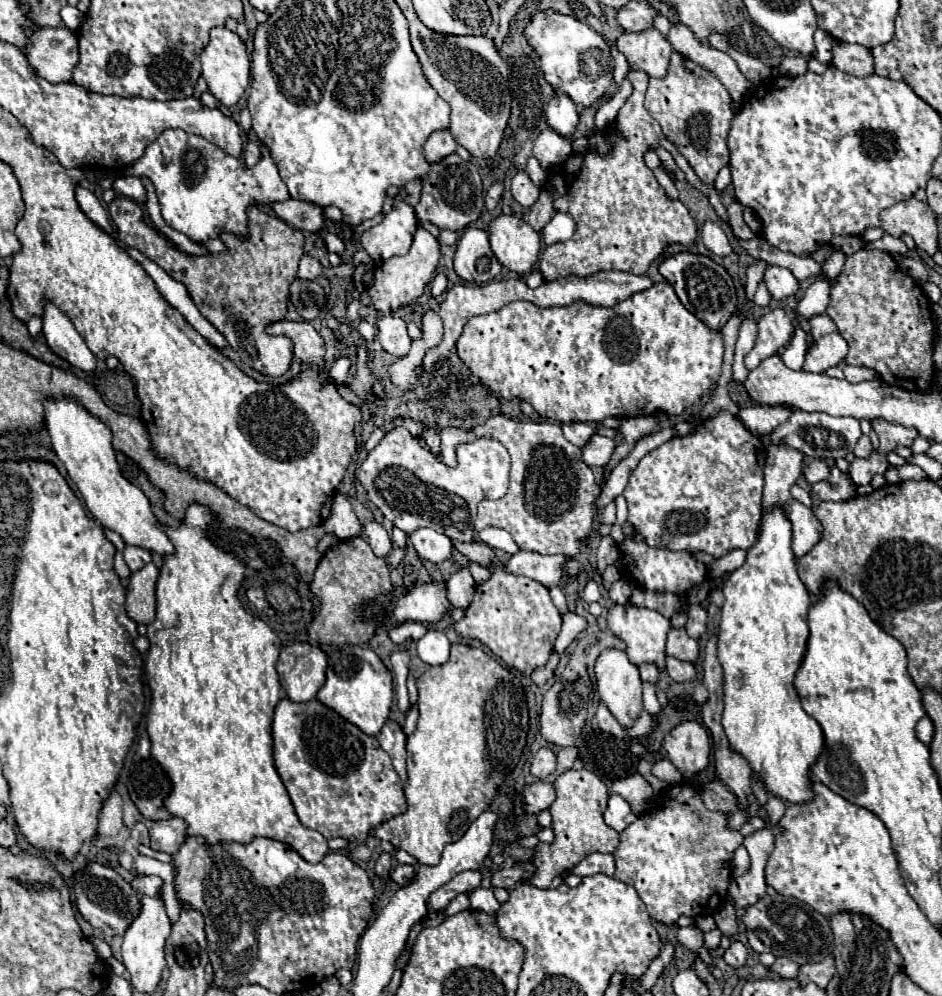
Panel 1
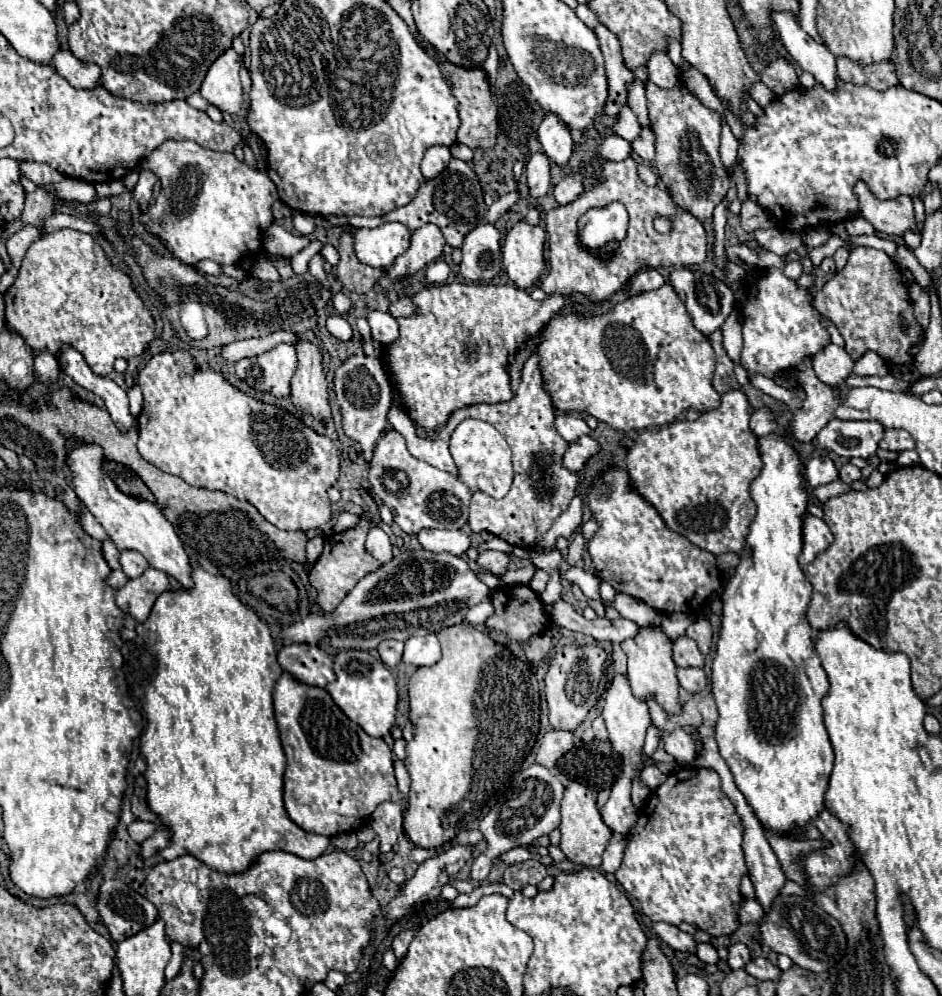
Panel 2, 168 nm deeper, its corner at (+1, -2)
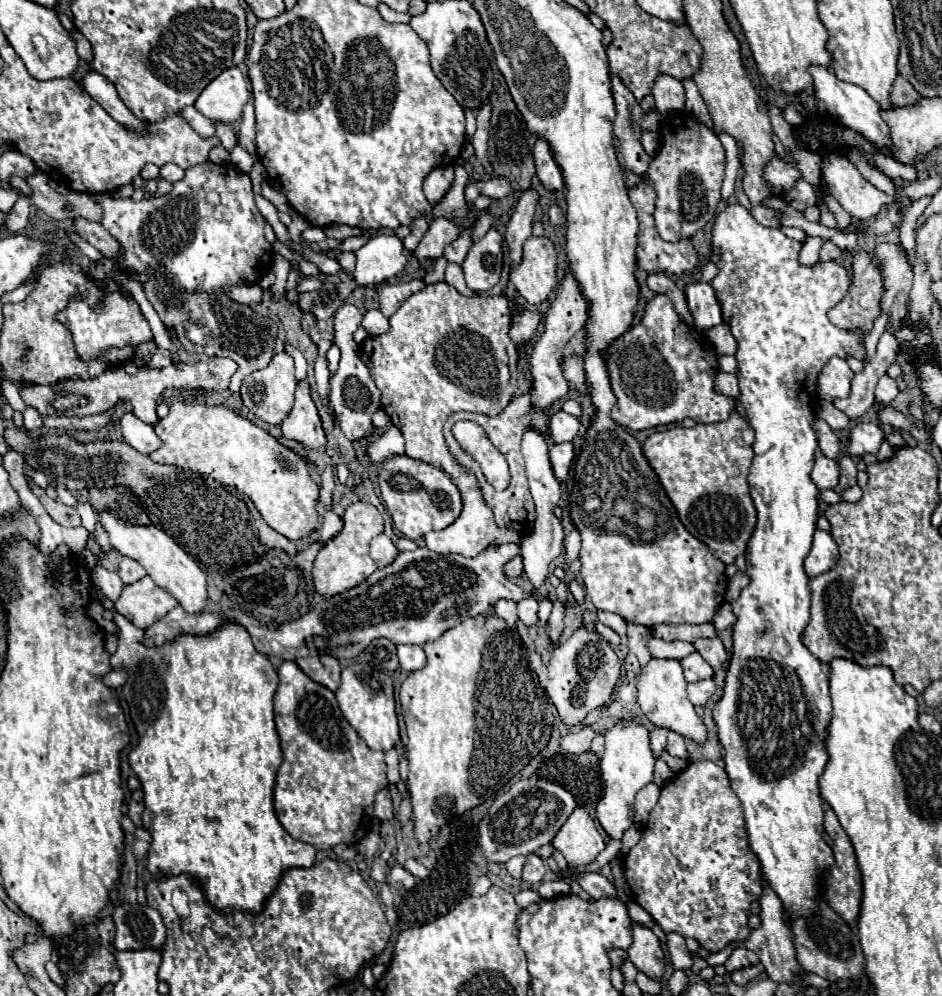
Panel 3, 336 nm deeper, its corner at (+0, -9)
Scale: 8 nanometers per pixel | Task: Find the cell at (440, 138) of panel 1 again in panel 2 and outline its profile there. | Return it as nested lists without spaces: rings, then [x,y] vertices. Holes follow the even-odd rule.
[[[446,146],[428,148],[424,158],[422,158],[422,176],[426,180],[436,178],[450,164],[450,160],[452,160],[452,156],[450,156],[450,150]]]

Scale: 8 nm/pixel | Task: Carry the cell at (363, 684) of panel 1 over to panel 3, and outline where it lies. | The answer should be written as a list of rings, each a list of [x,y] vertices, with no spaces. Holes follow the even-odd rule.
[[[353,663],[341,671],[341,685],[335,691],[335,695],[345,719],[371,749],[387,751],[393,745],[397,745],[399,725],[395,713],[395,695],[393,695],[393,681],[387,673],[377,671],[365,663]]]

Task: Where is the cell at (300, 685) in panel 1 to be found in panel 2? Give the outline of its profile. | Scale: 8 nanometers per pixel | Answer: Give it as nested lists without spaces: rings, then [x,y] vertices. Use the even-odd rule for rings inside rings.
[[[308,644],[284,646],[278,654],[278,662],[282,670],[292,672],[298,680],[310,686],[324,688],[336,678],[332,670],[332,656],[328,656],[318,646],[308,646]]]

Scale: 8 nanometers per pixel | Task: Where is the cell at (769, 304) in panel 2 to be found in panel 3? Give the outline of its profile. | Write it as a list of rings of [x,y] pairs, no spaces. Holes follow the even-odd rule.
[[[729,203],[727,209],[723,213],[719,213],[715,217],[715,227],[713,227],[713,251],[719,253],[721,261],[717,263],[719,267],[719,275],[713,279],[711,287],[715,289],[715,293],[721,299],[723,305],[723,319],[729,325],[733,337],[737,339],[737,363],[739,363],[739,389],[741,389],[741,403],[747,411],[747,419],[755,431],[755,443],[753,443],[753,463],[751,463],[751,471],[749,471],[749,489],[751,489],[751,499],[755,503],[757,509],[757,525],[755,531],[747,543],[747,551],[745,551],[745,559],[747,559],[747,567],[745,567],[745,575],[751,579],[749,585],[741,591],[739,599],[731,603],[733,613],[737,617],[735,625],[733,625],[733,651],[731,651],[731,659],[727,665],[727,673],[725,673],[725,687],[723,687],[723,695],[721,699],[715,703],[713,707],[713,719],[717,723],[717,735],[719,741],[725,749],[723,761],[725,761],[725,771],[729,775],[731,781],[731,789],[735,791],[735,795],[741,801],[743,807],[743,817],[745,817],[745,827],[747,827],[747,835],[749,835],[749,847],[753,849],[753,853],[759,857],[761,861],[761,873],[763,879],[771,885],[771,889],[781,897],[785,909],[791,915],[807,915],[807,913],[815,913],[817,911],[817,899],[819,899],[819,873],[825,871],[831,863],[833,863],[833,853],[831,847],[823,841],[823,801],[819,797],[819,777],[827,765],[827,749],[823,745],[823,737],[825,737],[825,727],[827,721],[831,719],[831,695],[829,695],[829,677],[823,671],[823,665],[817,657],[811,655],[811,651],[803,645],[803,631],[809,623],[809,607],[811,607],[811,591],[809,591],[809,577],[803,571],[803,561],[811,551],[811,543],[813,543],[813,533],[817,529],[817,487],[811,481],[809,473],[813,469],[813,455],[817,449],[817,435],[811,427],[813,423],[813,401],[815,401],[815,385],[817,385],[817,373],[823,369],[823,365],[831,359],[831,357],[865,357],[865,349],[863,349],[863,335],[861,333],[851,333],[845,329],[835,327],[829,319],[827,319],[827,311],[839,303],[845,293],[847,287],[851,283],[851,277],[847,273],[847,269],[843,265],[837,265],[835,261],[827,261],[827,263],[815,263],[813,267],[803,267],[797,261],[801,243],[789,239],[787,235],[781,233],[781,229],[767,229],[763,225],[759,225],[751,213],[737,205],[737,203]]]

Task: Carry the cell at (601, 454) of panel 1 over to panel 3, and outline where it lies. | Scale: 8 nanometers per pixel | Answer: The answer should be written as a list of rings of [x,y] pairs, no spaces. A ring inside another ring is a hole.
[[[559,443],[553,445],[549,449],[549,457],[551,457],[551,465],[553,465],[553,473],[559,481],[567,481],[569,477],[569,469],[575,457],[575,447],[573,443]]]

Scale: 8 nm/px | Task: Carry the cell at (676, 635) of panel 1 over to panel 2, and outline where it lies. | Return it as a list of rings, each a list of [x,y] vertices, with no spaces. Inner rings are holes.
[[[678,638],[674,642],[674,662],[680,668],[704,668],[704,656],[692,638]]]

